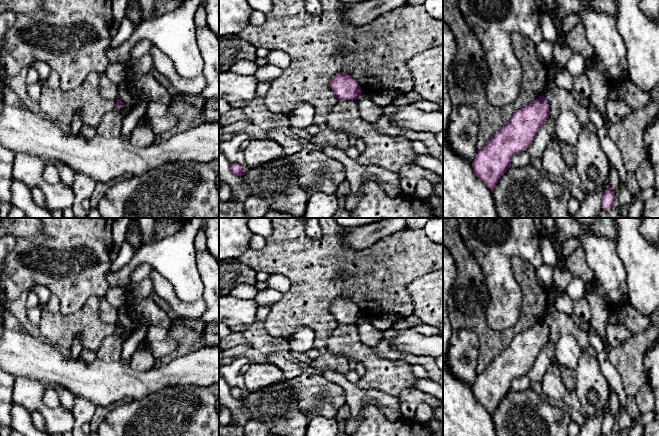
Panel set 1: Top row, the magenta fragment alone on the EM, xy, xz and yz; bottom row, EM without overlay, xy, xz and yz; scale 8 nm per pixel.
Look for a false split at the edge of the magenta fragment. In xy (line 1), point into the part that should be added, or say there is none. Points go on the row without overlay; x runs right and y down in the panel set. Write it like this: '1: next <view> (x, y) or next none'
1: next none

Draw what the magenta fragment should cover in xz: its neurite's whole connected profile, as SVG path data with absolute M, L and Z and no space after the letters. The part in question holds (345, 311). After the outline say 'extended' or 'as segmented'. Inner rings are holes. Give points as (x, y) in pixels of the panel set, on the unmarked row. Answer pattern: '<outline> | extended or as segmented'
M345 296L336 298L330 305L330 311L340 325L356 324L362 317L359 307Z | as segmented

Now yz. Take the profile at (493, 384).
M543 319L524 332L517 334L510 346L497 355L485 370L477 374L472 386L475 399L493 416L500 401L512 390L511 382L516 377L527 375L539 352L549 342L549 326Z | as segmented

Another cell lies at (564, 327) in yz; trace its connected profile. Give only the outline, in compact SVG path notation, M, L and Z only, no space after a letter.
M547 305L543 320L549 326L549 342L555 345L562 335L573 336L582 349L590 346L588 334L580 329L570 315L560 312L554 305Z

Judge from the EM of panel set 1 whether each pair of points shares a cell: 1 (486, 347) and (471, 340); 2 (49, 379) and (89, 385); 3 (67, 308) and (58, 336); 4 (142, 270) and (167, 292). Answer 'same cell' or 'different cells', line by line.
1: different cells
2: same cell
3: different cells
4: different cells

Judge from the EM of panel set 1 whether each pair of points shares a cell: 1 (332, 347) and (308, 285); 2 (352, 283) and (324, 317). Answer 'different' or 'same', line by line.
1: different
2: same

